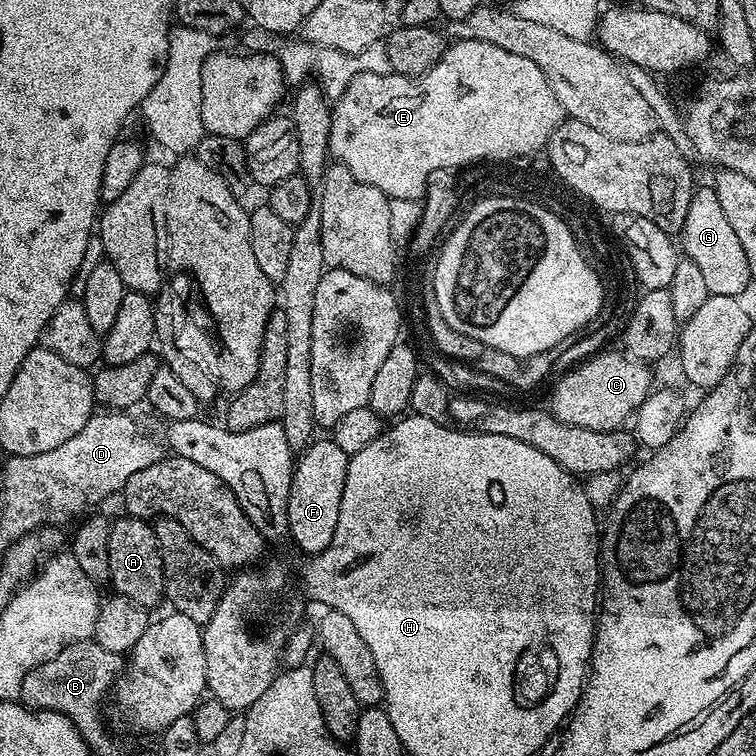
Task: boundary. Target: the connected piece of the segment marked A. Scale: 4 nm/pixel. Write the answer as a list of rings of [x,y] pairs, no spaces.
[[[125,515],[124,520],[111,521],[108,530],[110,574],[108,580],[119,595],[130,598],[145,610],[152,610],[164,596],[164,571],[160,565],[160,548],[156,544],[153,525],[147,519]]]

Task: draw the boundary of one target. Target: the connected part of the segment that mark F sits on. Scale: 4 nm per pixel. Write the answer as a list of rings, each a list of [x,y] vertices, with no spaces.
[[[315,439],[301,451],[301,456],[290,482],[288,496],[285,495],[285,525],[289,537],[297,546],[313,556],[324,552],[333,540],[337,528],[338,510],[341,506],[342,490],[348,469],[346,453],[333,439]]]

